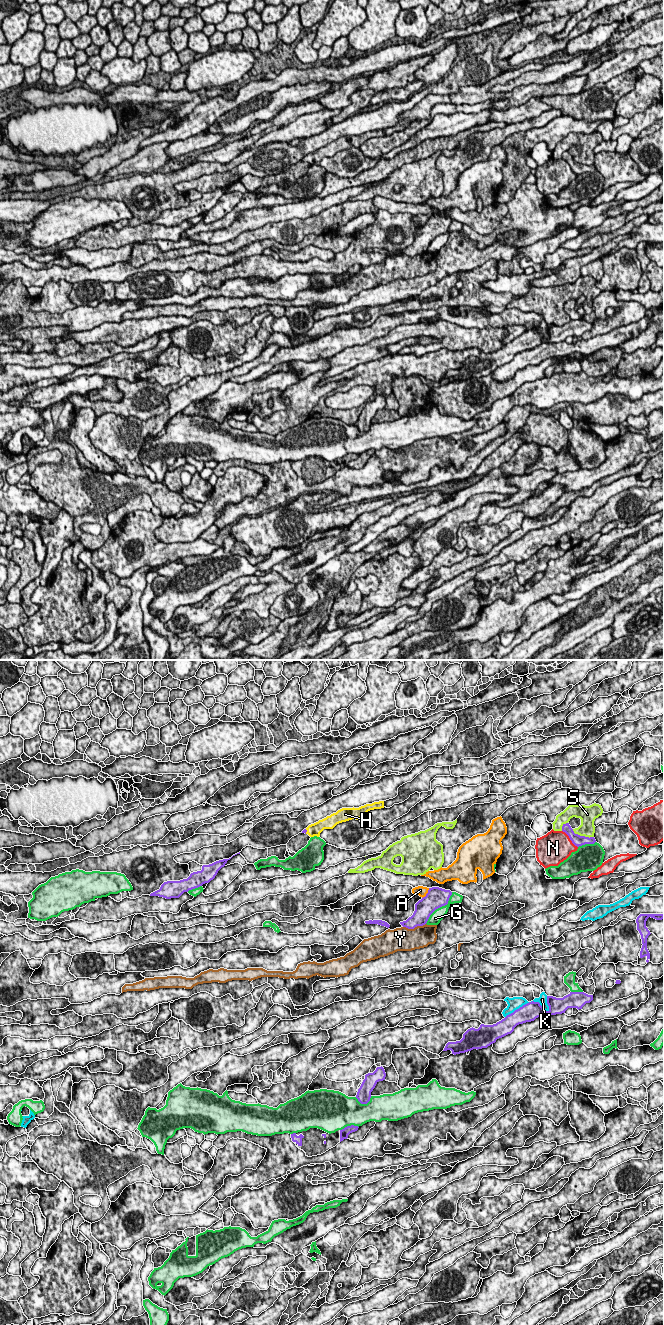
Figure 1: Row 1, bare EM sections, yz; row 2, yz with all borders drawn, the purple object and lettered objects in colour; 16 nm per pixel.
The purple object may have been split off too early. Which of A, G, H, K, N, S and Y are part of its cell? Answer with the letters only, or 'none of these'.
H

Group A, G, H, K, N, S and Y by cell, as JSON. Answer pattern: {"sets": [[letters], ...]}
{"sets": [["A"], ["G"], ["H"], ["K"], ["N"], ["S"], ["Y"]]}

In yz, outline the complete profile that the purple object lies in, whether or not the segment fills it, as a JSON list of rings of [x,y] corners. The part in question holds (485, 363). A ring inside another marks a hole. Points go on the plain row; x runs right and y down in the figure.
[[[570,320],[563,326],[547,324],[548,339],[545,339],[539,330],[529,330],[496,352],[481,352],[478,357],[473,355],[468,357],[460,369],[448,370],[443,379],[451,378],[452,382],[456,383],[473,377],[487,376],[495,371],[497,367],[511,362],[519,352],[534,349],[542,343],[562,342],[568,336],[577,336],[579,338],[592,328],[593,323],[584,320]]]

